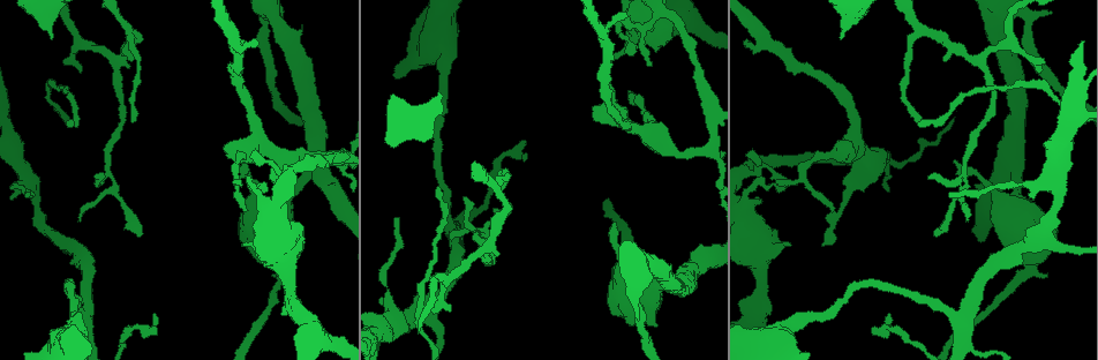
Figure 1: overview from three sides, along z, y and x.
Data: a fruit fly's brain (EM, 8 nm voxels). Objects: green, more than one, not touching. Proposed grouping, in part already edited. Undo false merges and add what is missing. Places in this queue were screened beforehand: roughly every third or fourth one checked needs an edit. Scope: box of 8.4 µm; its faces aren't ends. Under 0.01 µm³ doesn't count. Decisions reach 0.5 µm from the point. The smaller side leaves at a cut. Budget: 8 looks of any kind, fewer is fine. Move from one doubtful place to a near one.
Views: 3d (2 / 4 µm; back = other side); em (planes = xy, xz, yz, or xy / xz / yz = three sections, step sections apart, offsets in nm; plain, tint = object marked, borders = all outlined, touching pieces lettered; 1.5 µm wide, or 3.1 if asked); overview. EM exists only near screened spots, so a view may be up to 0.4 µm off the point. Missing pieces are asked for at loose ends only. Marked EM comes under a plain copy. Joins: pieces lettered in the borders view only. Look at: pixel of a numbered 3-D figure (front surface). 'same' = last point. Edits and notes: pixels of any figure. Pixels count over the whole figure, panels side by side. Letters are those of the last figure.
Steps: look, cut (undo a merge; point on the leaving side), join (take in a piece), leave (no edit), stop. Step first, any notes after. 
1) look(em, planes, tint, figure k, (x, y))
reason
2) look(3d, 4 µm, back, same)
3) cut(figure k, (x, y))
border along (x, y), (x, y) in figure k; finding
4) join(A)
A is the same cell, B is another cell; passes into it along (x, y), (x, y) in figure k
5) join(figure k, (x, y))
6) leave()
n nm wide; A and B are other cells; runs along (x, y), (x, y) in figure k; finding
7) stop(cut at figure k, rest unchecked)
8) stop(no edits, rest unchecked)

look(3d, 4 µm, figure 1, (831, 209))
thin end

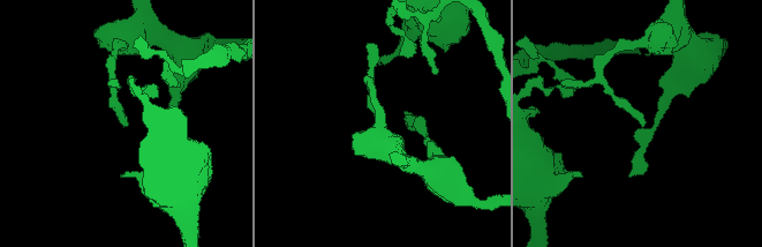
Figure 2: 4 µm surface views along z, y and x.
look(em, planes, borders, figure 2, (124, 123))

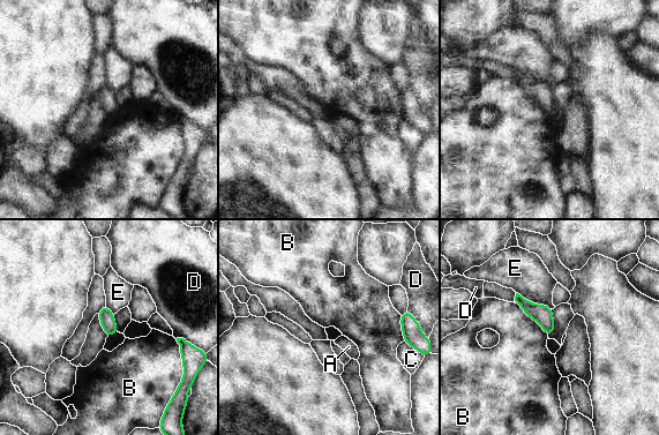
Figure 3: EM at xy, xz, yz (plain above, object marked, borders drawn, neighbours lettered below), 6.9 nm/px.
leave()
A, B, C, D and E are other cells; border along (517, 302), (547, 337) in figure 3; none of them fits

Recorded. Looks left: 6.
look(3d, 4 µm, figure 1, (767, 168))
sudden change in width

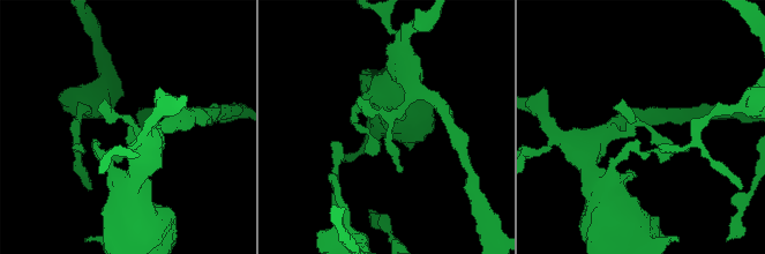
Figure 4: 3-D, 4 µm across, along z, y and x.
look(em, planes, tint, figure 4, (131, 125))

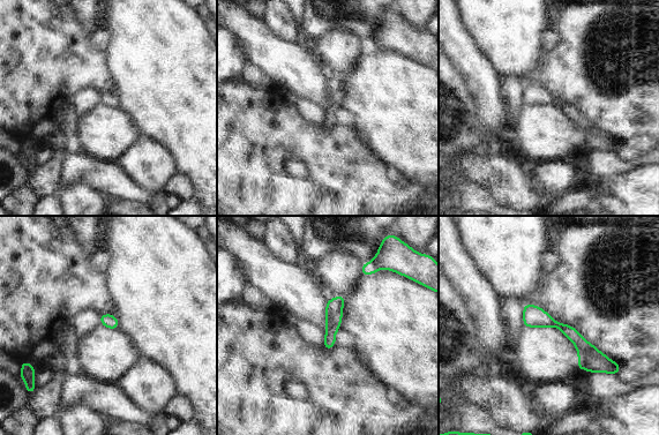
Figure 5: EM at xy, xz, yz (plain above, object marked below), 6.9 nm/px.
look(em, planes, borders, same)

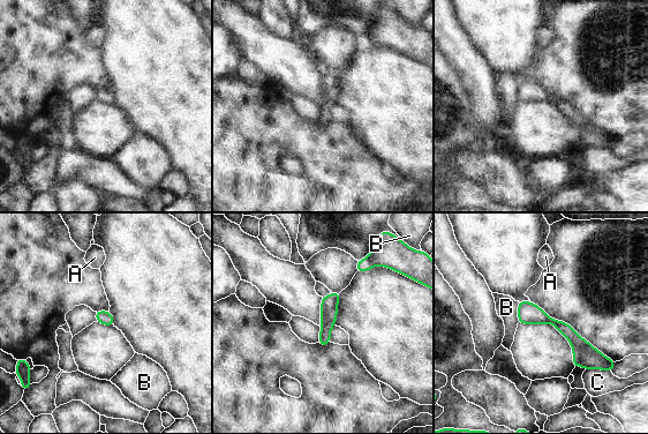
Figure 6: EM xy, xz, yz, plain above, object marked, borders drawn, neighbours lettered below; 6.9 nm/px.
leave()
A, B and C are other cells; runs along (520, 304), (559, 324), (601, 363) in figure 6; one neuron here

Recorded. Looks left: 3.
look(em, planes, borders, figure 1, (80, 42))
three-way junction

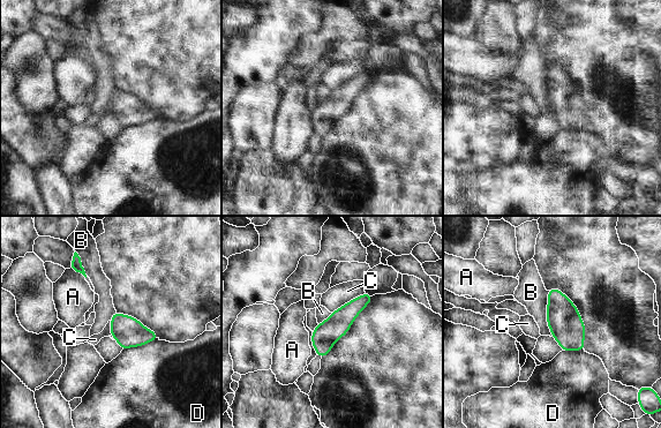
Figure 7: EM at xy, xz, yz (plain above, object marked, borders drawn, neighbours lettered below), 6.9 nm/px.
leave()
A, B, C and D are other cells; runs along (369, 297), (323, 338), (320, 353) in figure 7; one neuron here

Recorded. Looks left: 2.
look(em, planes, tint, figure 1, (955, 159))
branch stops here

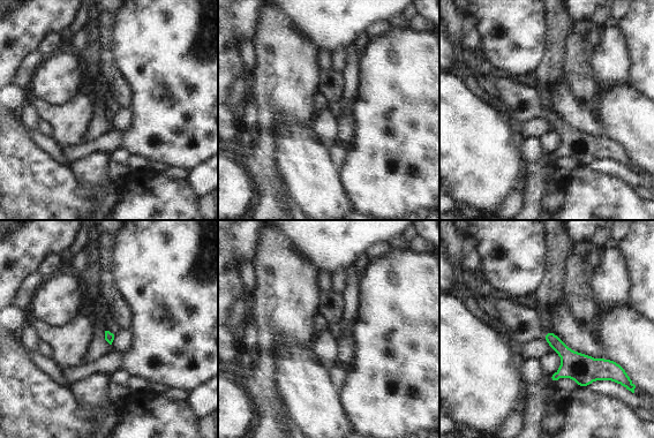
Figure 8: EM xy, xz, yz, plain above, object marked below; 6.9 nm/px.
look(em, planes, borders, same)
what lies round it

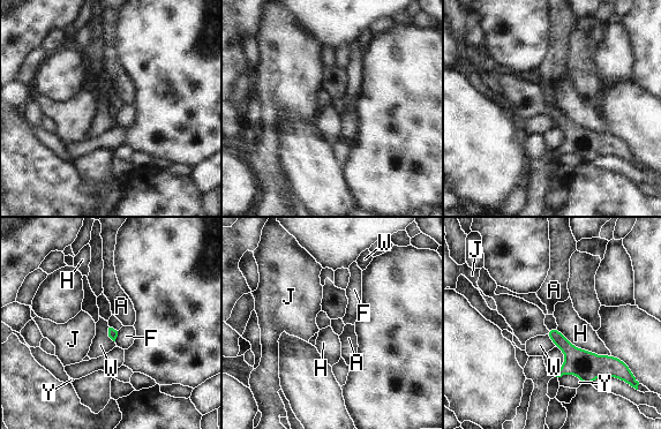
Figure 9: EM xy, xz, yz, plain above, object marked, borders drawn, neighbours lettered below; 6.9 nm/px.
leave()
A, F, H, J, W and Y are other cells; border along (556, 329), (580, 348), (610, 355) in figure 9; none of them fits

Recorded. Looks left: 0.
stop(no edits, rest unchecked)

